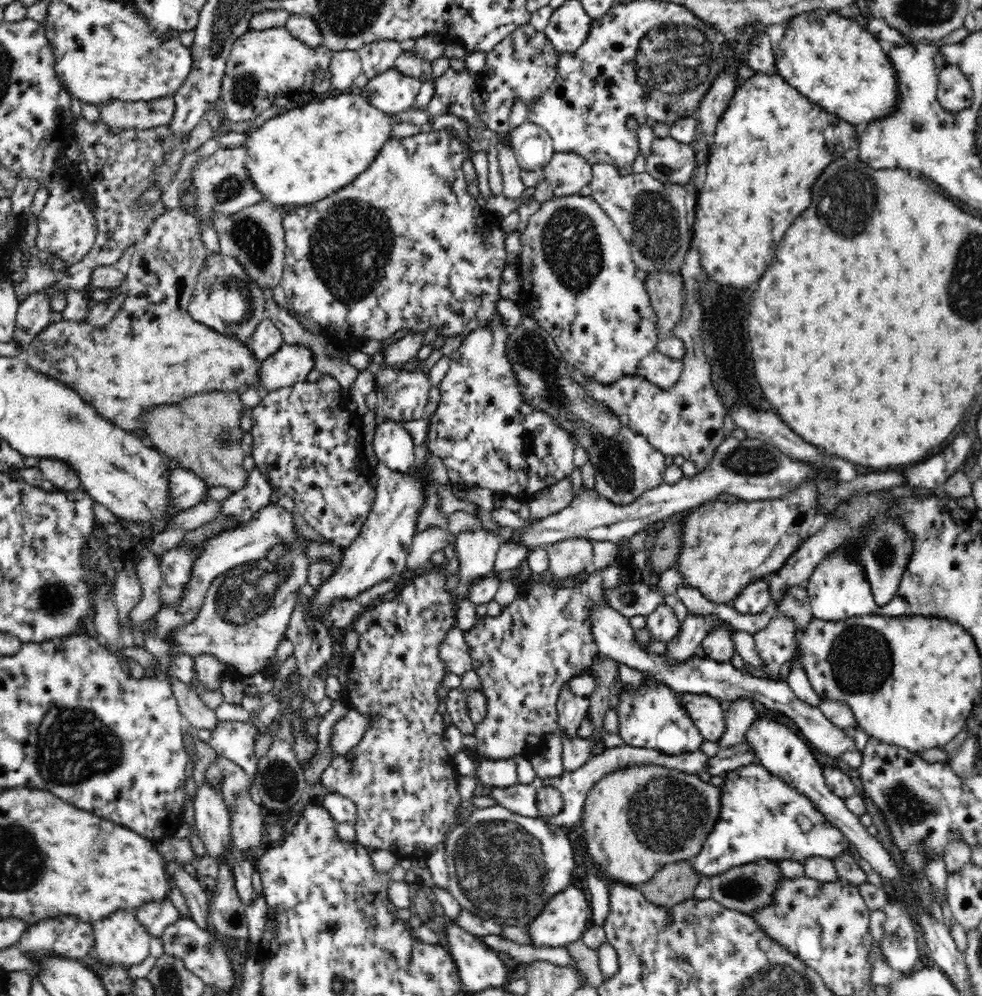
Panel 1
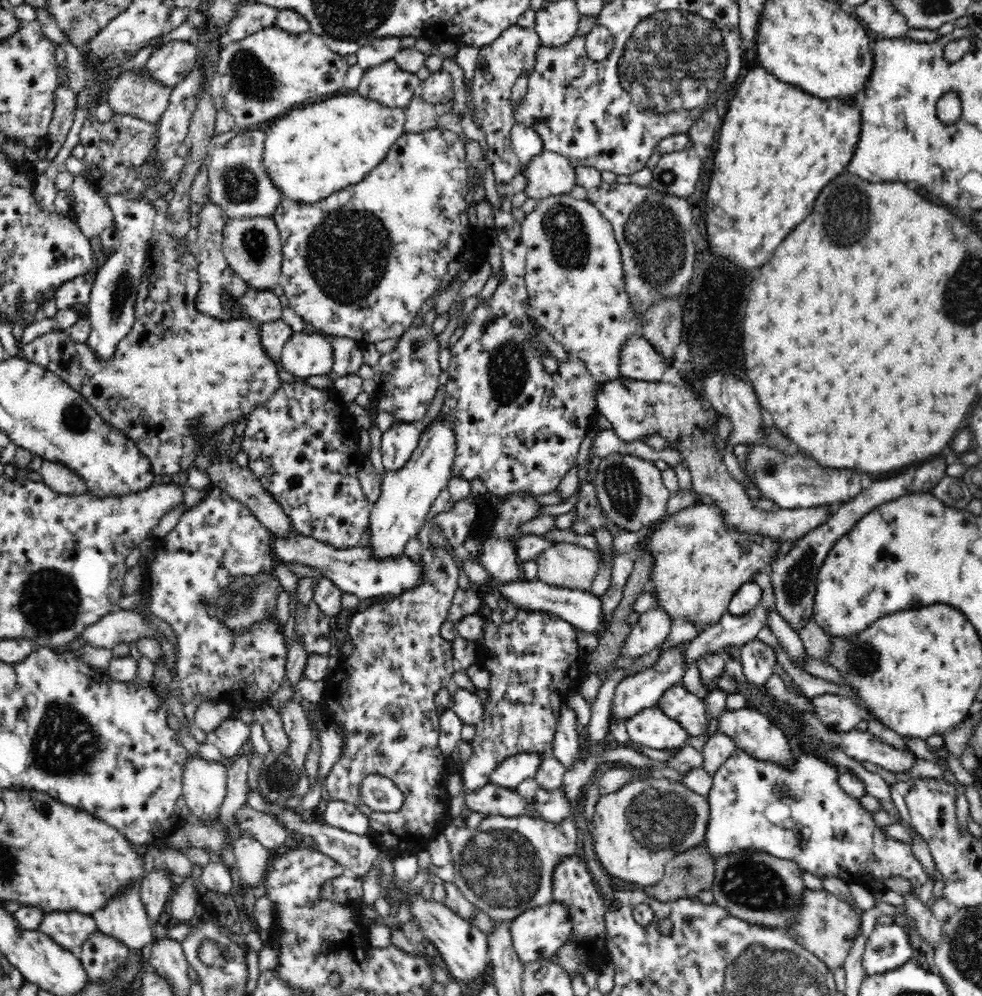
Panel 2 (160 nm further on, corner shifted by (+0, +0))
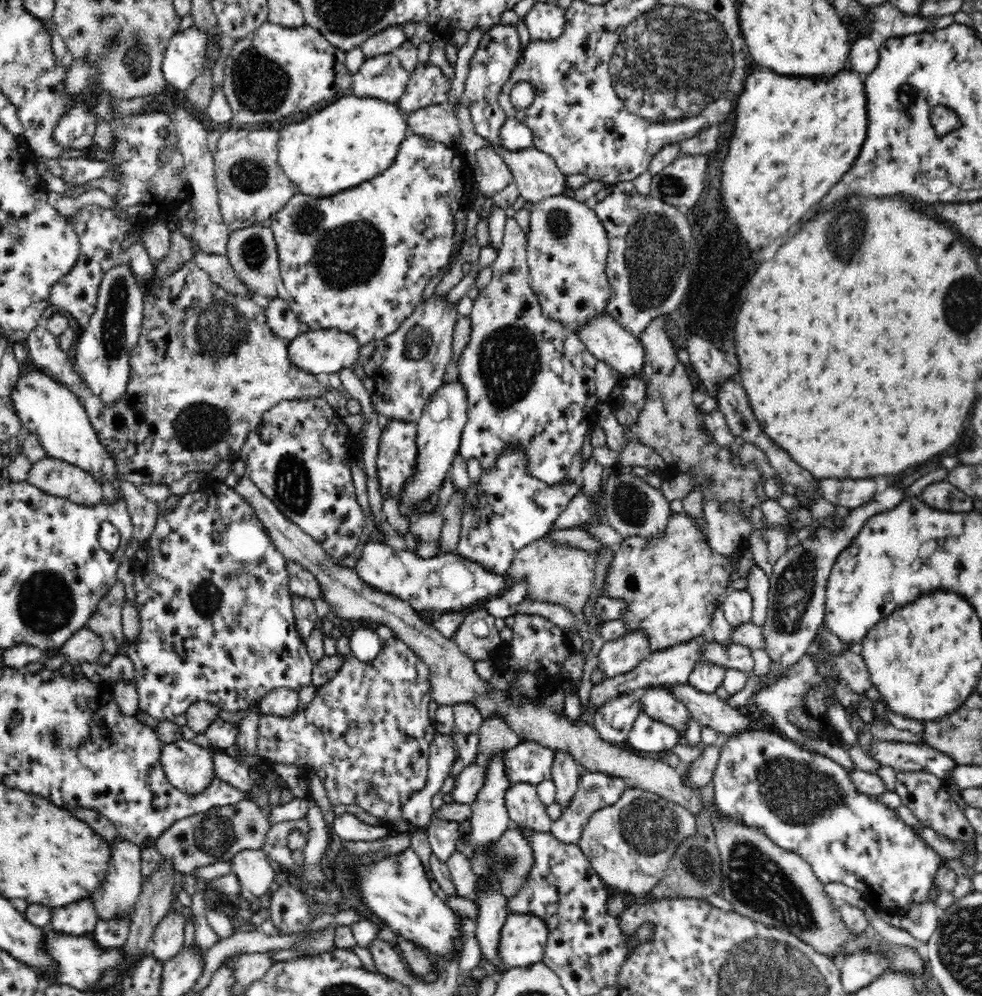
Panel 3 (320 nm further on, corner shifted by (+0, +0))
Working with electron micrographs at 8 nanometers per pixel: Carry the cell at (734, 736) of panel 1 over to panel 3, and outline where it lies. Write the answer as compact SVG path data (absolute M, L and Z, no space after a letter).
M722 741L716 744L703 744L700 756L689 766L681 767L680 772L685 771L689 774L690 782L702 788L712 780L716 766L720 762L720 754L722 754Z

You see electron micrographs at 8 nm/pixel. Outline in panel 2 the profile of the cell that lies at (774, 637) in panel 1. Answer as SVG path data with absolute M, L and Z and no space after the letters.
M750 640L740 648L743 674L750 683L764 685L768 682L768 678L776 673L776 662L778 658L774 647L762 640Z

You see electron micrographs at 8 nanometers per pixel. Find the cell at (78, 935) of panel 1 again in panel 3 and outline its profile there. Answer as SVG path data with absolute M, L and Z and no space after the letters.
M84 900L53 909L48 927L58 934L88 936L94 932L98 920L93 902Z

